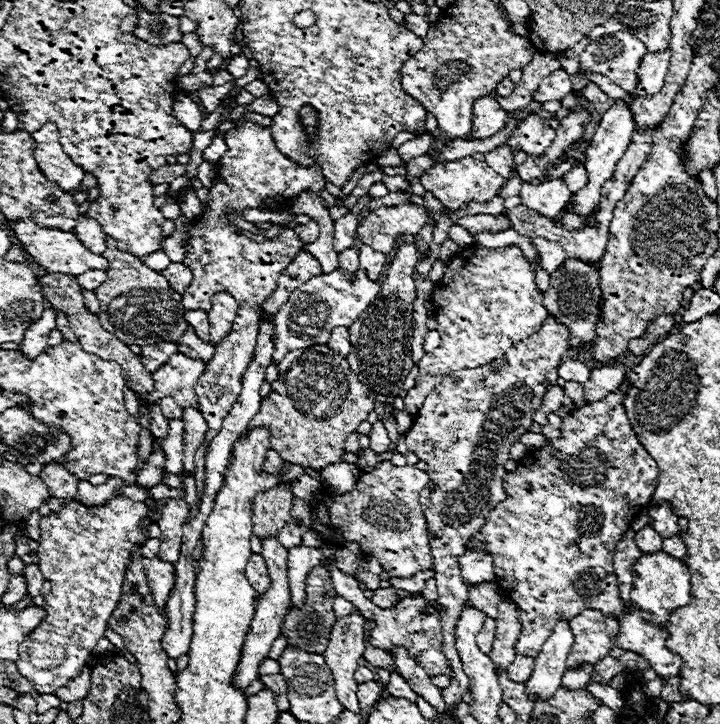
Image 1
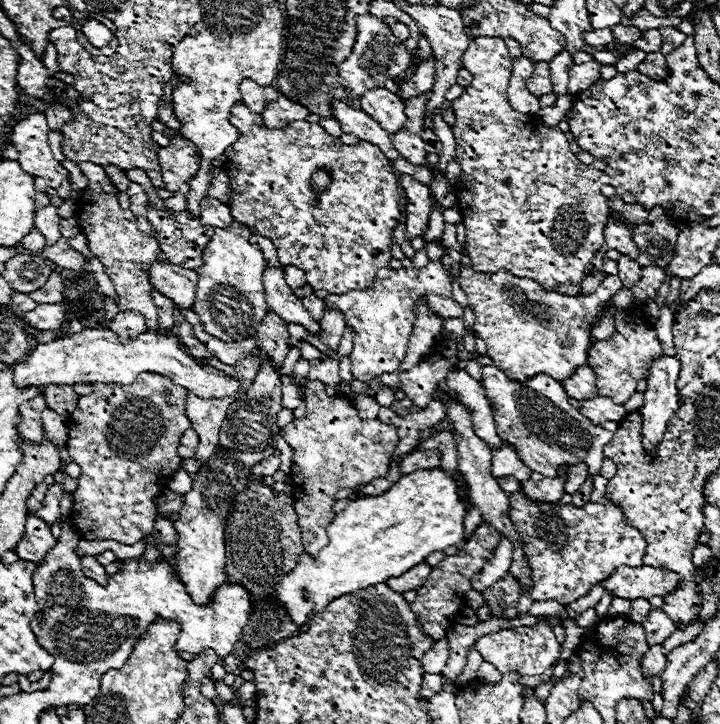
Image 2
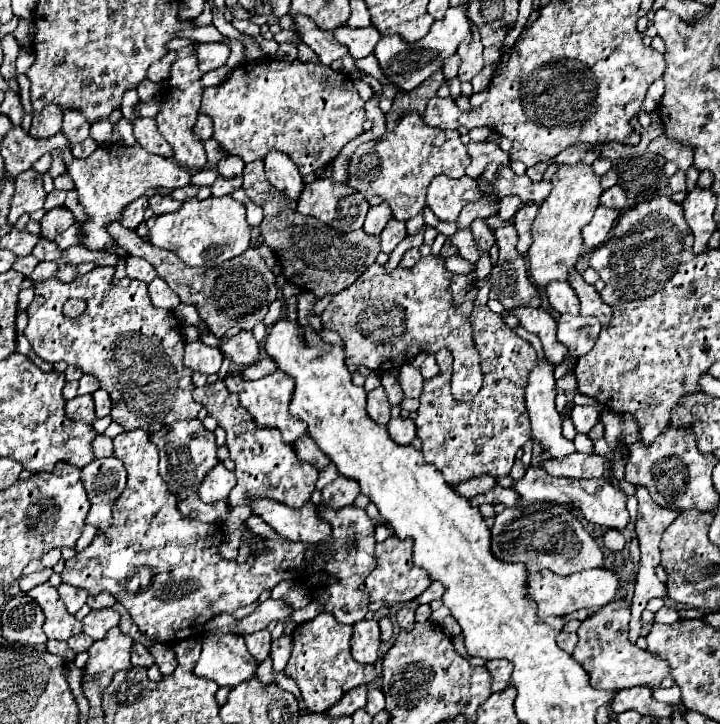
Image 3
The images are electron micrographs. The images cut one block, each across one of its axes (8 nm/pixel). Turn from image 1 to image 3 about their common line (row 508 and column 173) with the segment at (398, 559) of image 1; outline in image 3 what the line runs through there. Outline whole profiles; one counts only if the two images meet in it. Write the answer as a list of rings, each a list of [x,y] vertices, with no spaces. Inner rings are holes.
[[[98,266],[98,268],[94,268],[92,272],[80,276],[78,280],[74,280],[74,282],[70,282],[70,284],[62,284],[58,278],[48,278],[48,280],[36,284],[36,286],[34,286],[34,300],[32,300],[32,304],[26,308],[26,312],[28,312],[28,326],[26,326],[26,330],[24,330],[26,338],[30,340],[32,350],[34,350],[42,360],[46,360],[46,362],[52,362],[52,364],[54,364],[54,362],[64,360],[66,364],[78,366],[84,374],[94,374],[94,376],[98,376],[100,386],[102,386],[102,388],[110,394],[110,398],[112,398],[112,412],[110,412],[110,416],[112,416],[114,422],[122,424],[124,430],[142,428],[142,430],[146,430],[146,432],[152,434],[152,432],[158,432],[158,428],[162,428],[162,426],[166,426],[166,424],[172,424],[172,422],[178,422],[178,420],[192,420],[192,418],[198,418],[198,412],[202,410],[202,404],[196,404],[196,402],[194,402],[194,398],[192,398],[194,384],[192,384],[192,380],[190,380],[190,378],[192,378],[192,370],[186,368],[186,366],[182,364],[184,340],[182,340],[182,326],[180,326],[178,318],[176,318],[170,310],[152,306],[150,296],[148,296],[148,284],[146,284],[146,282],[138,282],[138,280],[124,278],[124,280],[120,280],[120,284],[114,286],[114,284],[112,284],[114,272],[116,272],[116,270],[114,270],[112,266]],[[70,298],[86,298],[86,300],[88,300],[86,312],[84,312],[82,316],[78,316],[76,320],[70,320],[70,318],[66,318],[66,316],[62,314],[62,306],[64,306],[64,302],[70,300]]]

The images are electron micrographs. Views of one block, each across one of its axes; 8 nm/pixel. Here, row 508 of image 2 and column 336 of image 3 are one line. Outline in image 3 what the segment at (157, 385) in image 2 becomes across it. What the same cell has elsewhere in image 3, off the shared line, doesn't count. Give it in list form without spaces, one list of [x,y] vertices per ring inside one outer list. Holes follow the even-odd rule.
[[[268,58],[260,62],[242,64],[232,72],[232,76],[224,84],[206,88],[200,112],[212,118],[212,138],[224,148],[224,152],[240,156],[244,164],[248,164],[254,160],[262,160],[270,150],[280,150],[294,160],[300,174],[310,174],[320,166],[328,166],[350,140],[358,138],[364,132],[362,124],[366,120],[364,100],[356,92],[350,76],[334,72],[324,64],[304,64],[300,60],[288,64],[282,60]]]

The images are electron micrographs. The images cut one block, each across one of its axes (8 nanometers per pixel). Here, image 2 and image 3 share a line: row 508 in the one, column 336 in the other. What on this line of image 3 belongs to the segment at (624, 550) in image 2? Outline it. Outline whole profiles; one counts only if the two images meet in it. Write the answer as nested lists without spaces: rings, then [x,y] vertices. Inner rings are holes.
[[[130,430],[130,432],[122,432],[120,436],[116,436],[116,438],[114,438],[114,456],[120,458],[120,460],[124,462],[124,468],[126,468],[126,472],[128,472],[128,484],[126,484],[122,496],[118,496],[118,500],[116,500],[116,504],[114,504],[114,508],[112,508],[110,526],[108,526],[104,532],[96,534],[96,538],[92,540],[92,544],[90,544],[86,550],[82,550],[82,552],[78,552],[74,558],[66,560],[66,566],[64,566],[64,570],[62,570],[60,576],[62,576],[62,582],[72,584],[72,586],[78,586],[78,588],[84,588],[88,594],[100,594],[100,592],[108,590],[122,606],[128,608],[128,612],[130,612],[134,624],[136,624],[138,630],[140,630],[142,634],[146,634],[148,638],[156,638],[158,642],[166,642],[166,644],[168,644],[168,642],[176,642],[176,640],[182,640],[182,638],[196,636],[196,634],[202,636],[202,628],[204,628],[204,624],[206,624],[210,618],[214,618],[214,616],[218,616],[218,614],[232,614],[236,608],[256,602],[258,596],[260,596],[264,590],[272,590],[272,588],[274,588],[278,582],[282,582],[282,580],[294,580],[294,582],[300,582],[302,586],[306,586],[308,592],[310,592],[310,600],[312,600],[312,602],[316,600],[318,604],[322,604],[322,606],[324,606],[322,612],[332,614],[340,624],[354,624],[354,622],[360,622],[360,620],[366,616],[370,596],[368,596],[366,592],[362,592],[360,586],[362,586],[362,582],[368,578],[368,574],[376,568],[376,556],[374,556],[376,540],[374,540],[374,522],[368,518],[368,514],[366,514],[362,508],[346,506],[346,508],[334,510],[334,508],[324,508],[322,504],[318,506],[318,516],[320,516],[324,522],[328,522],[330,528],[332,528],[332,542],[330,542],[330,544],[338,544],[338,552],[336,552],[334,548],[330,548],[330,546],[324,546],[324,544],[304,544],[304,542],[290,542],[290,540],[270,540],[264,538],[264,536],[260,536],[260,539],[266,541],[268,544],[266,544],[266,548],[264,548],[261,553],[255,556],[256,562],[252,566],[246,563],[239,564],[238,562],[226,560],[226,558],[220,554],[218,546],[222,544],[224,534],[222,534],[222,528],[220,528],[218,524],[204,524],[204,522],[198,522],[198,520],[190,520],[190,518],[186,518],[186,516],[182,516],[182,514],[178,512],[174,492],[170,492],[168,484],[166,484],[166,482],[160,478],[160,474],[158,474],[158,448],[150,442],[150,434],[148,434],[148,432],[144,432],[144,430]],[[320,572],[324,572],[324,580],[320,580],[316,586],[310,584],[310,582],[306,582],[310,576],[320,574]],[[136,576],[138,576],[138,580],[140,580],[140,588],[138,588],[138,592],[130,592],[130,590],[128,590],[128,584],[130,584],[130,580],[136,578]]]

